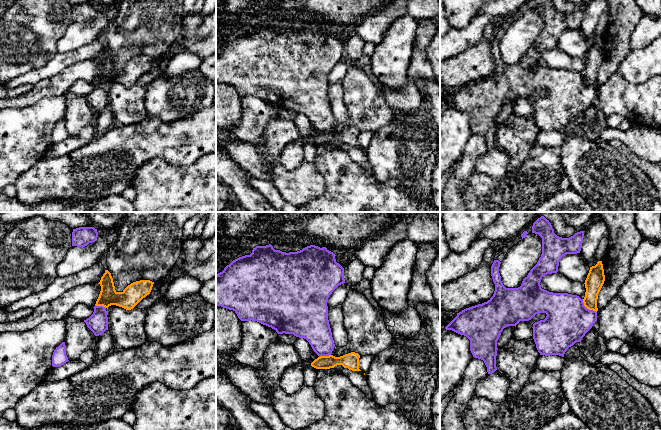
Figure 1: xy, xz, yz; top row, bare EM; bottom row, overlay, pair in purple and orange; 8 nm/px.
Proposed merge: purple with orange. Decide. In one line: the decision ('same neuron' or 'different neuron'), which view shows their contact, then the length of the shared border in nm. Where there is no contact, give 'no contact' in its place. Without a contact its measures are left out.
different neuron | yz | 160 nm

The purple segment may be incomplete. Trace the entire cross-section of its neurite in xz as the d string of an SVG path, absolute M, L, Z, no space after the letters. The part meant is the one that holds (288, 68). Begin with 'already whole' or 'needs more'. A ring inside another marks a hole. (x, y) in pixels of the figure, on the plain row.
already whole | M271 20L266 22L256 22L250 31L245 31L233 36L224 46L216 51L216 81L233 86L241 97L257 97L263 101L271 103L278 110L293 110L296 113L306 115L311 121L313 127L320 132L329 132L335 123L332 108L328 96L328 74L332 68L341 60L345 59L344 44L336 38L335 30L326 23L310 21L297 28L282 28L275 26Z

